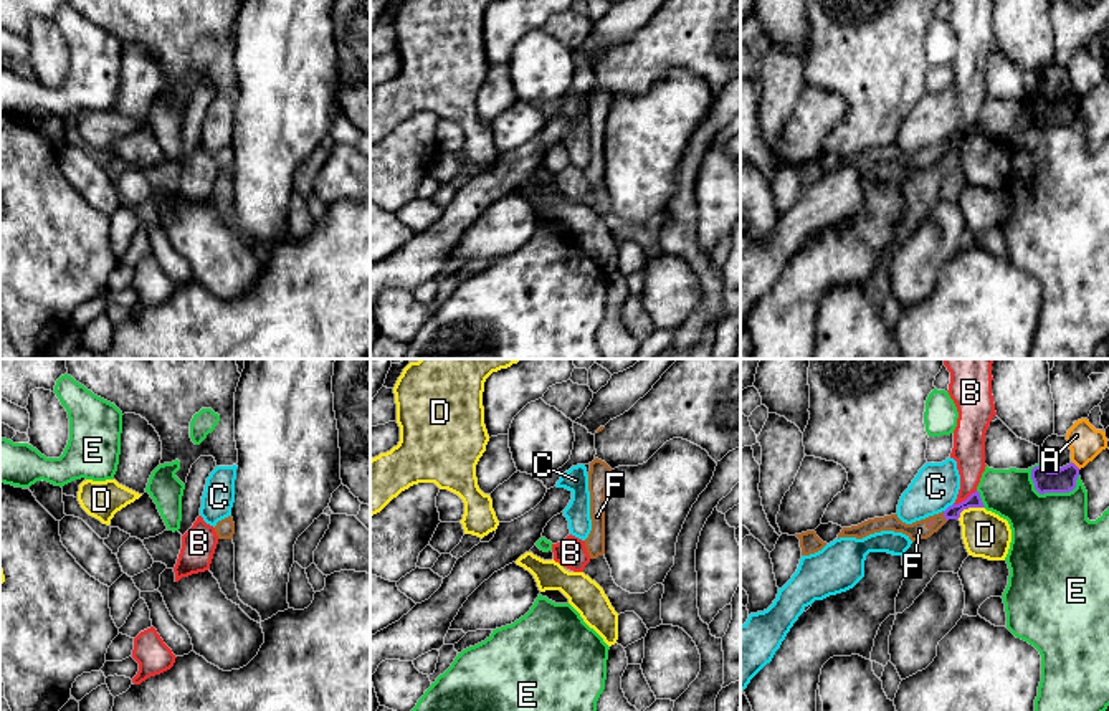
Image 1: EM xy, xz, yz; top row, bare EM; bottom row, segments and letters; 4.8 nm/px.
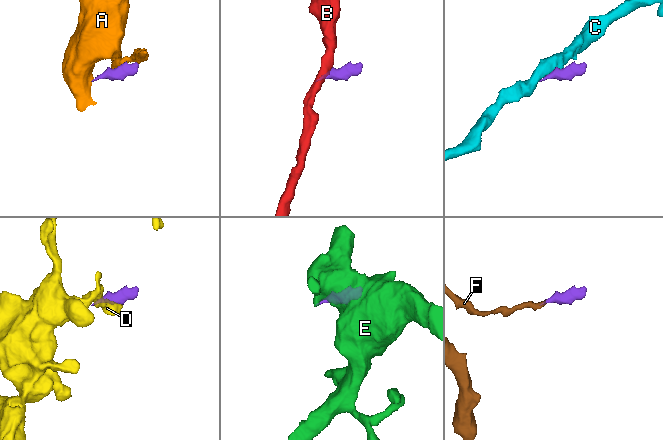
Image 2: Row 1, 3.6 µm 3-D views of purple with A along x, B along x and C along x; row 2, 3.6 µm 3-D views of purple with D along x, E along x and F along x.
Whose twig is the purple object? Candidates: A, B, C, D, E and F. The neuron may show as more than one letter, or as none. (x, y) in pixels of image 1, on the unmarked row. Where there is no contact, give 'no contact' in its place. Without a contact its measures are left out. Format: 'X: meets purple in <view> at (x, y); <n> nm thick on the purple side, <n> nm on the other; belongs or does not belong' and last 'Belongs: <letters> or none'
A: meets purple in yz at (1075, 95); 120 nm thick on the purple side, 160 nm on the other; does not belong
B: meets purple in yz at (966, 129); 70 nm thick on the purple side, 160 nm on the other; belongs
C: meets purple in yz at (947, 138); 70 nm thick on the purple side, 220 nm on the other; does not belong
D: meets purple in yz at (969, 136); 70 nm thick on the purple side, 220 nm on the other; does not belong
E: meets purple in yz at (1051, 121); 120 nm thick on the purple side, 420 nm on the other; does not belong
F: meets purple in yz at (944, 146); 70 nm thick on the purple side, 90 nm on the other; does not belong
Belongs: B

